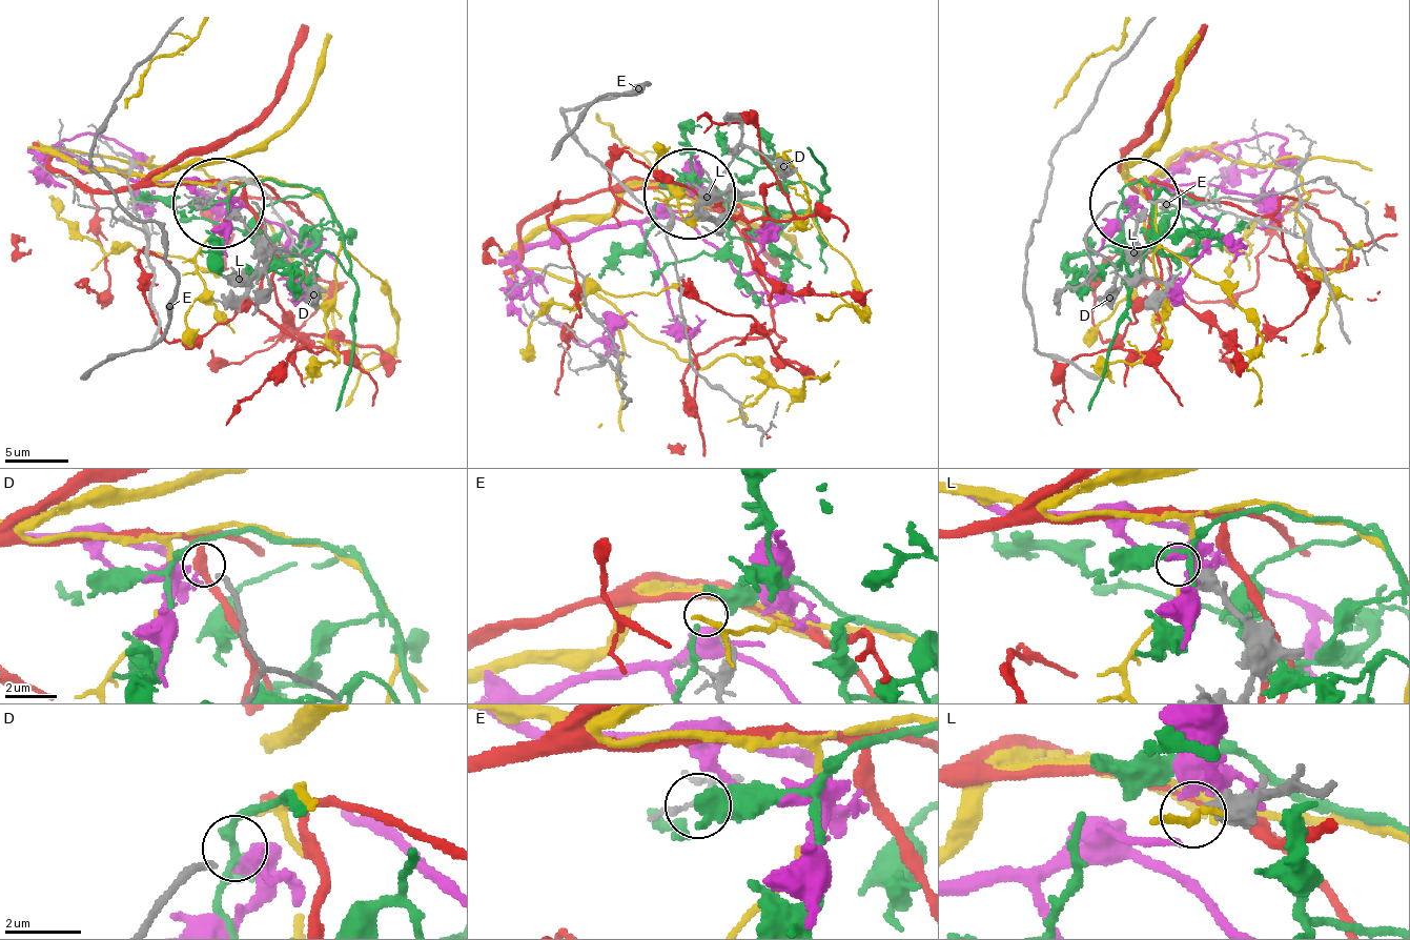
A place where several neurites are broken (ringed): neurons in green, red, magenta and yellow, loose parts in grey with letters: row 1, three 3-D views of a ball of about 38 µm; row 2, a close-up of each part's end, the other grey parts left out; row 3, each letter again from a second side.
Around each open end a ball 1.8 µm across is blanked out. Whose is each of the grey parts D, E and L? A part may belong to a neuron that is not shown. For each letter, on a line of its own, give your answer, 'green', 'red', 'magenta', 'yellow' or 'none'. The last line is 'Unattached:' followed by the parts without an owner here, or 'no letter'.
D: none
E: none
L: none
Unattached: D, E, L

